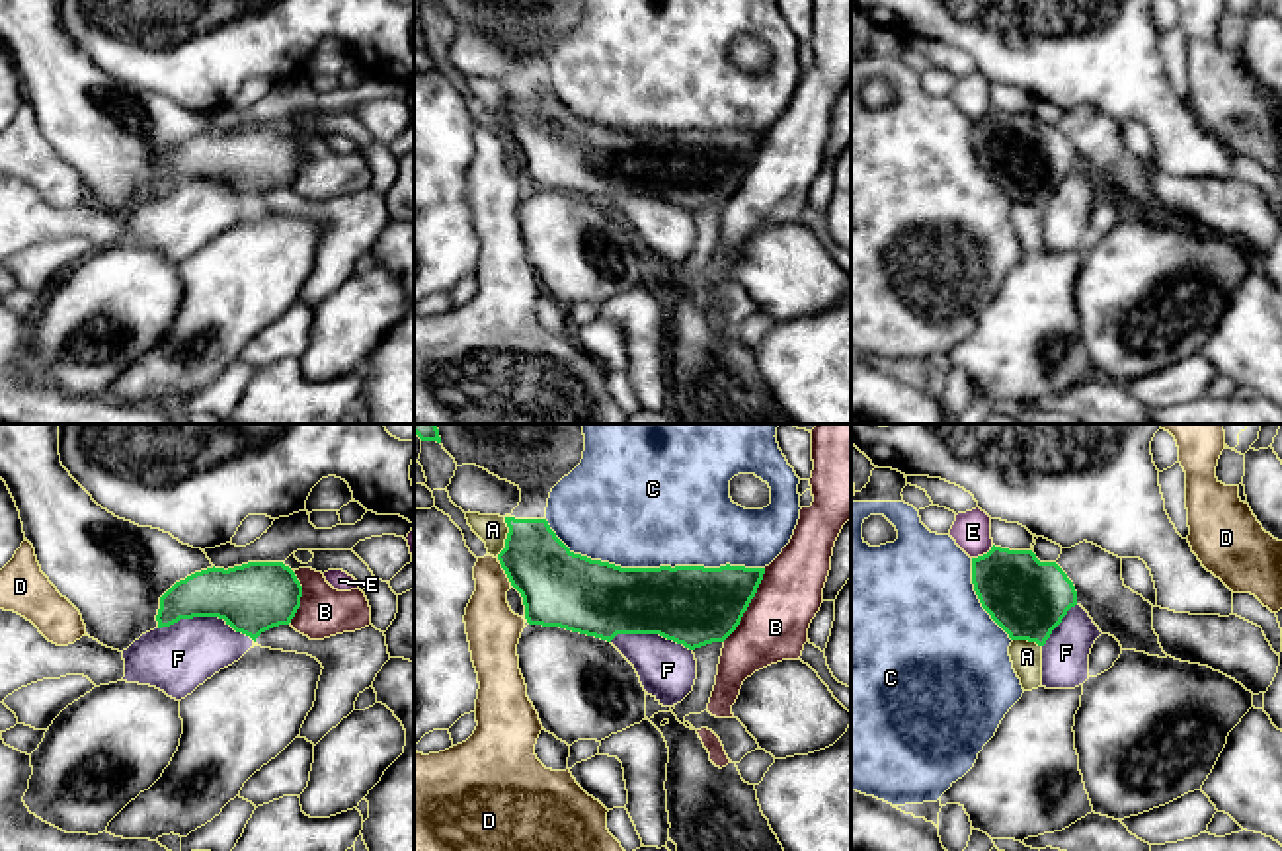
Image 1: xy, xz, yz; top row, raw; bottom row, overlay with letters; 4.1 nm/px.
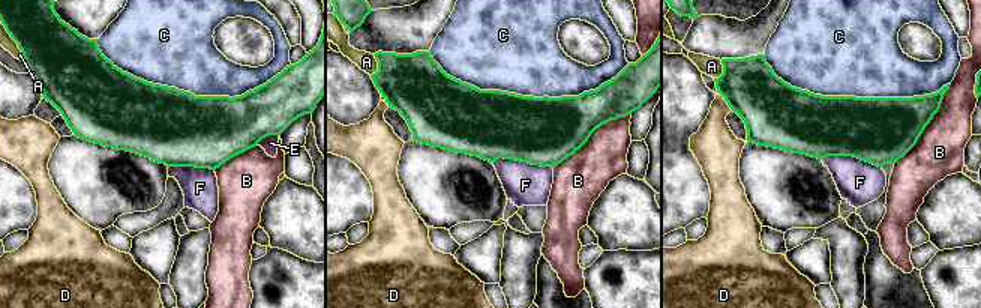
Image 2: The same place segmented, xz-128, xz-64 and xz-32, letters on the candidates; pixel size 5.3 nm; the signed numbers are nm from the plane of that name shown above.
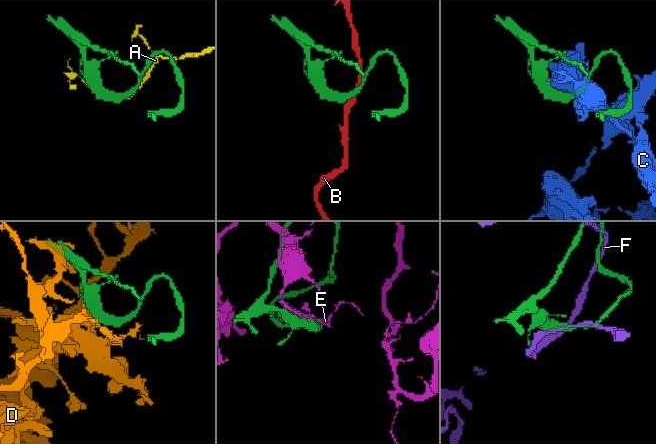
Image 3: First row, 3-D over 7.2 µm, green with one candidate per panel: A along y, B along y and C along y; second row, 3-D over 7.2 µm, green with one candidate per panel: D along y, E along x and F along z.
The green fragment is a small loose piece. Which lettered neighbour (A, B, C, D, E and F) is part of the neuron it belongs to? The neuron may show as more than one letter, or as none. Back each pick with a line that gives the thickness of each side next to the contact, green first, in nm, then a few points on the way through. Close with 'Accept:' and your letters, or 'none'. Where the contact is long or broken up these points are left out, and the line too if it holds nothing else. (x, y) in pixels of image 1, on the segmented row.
F: 280 nm thick on the green side, 280 nm on the other
Accept: F

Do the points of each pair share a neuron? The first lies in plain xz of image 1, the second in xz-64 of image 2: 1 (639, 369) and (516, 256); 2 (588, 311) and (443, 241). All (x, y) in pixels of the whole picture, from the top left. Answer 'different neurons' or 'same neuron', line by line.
1: same neuron
2: different neurons

